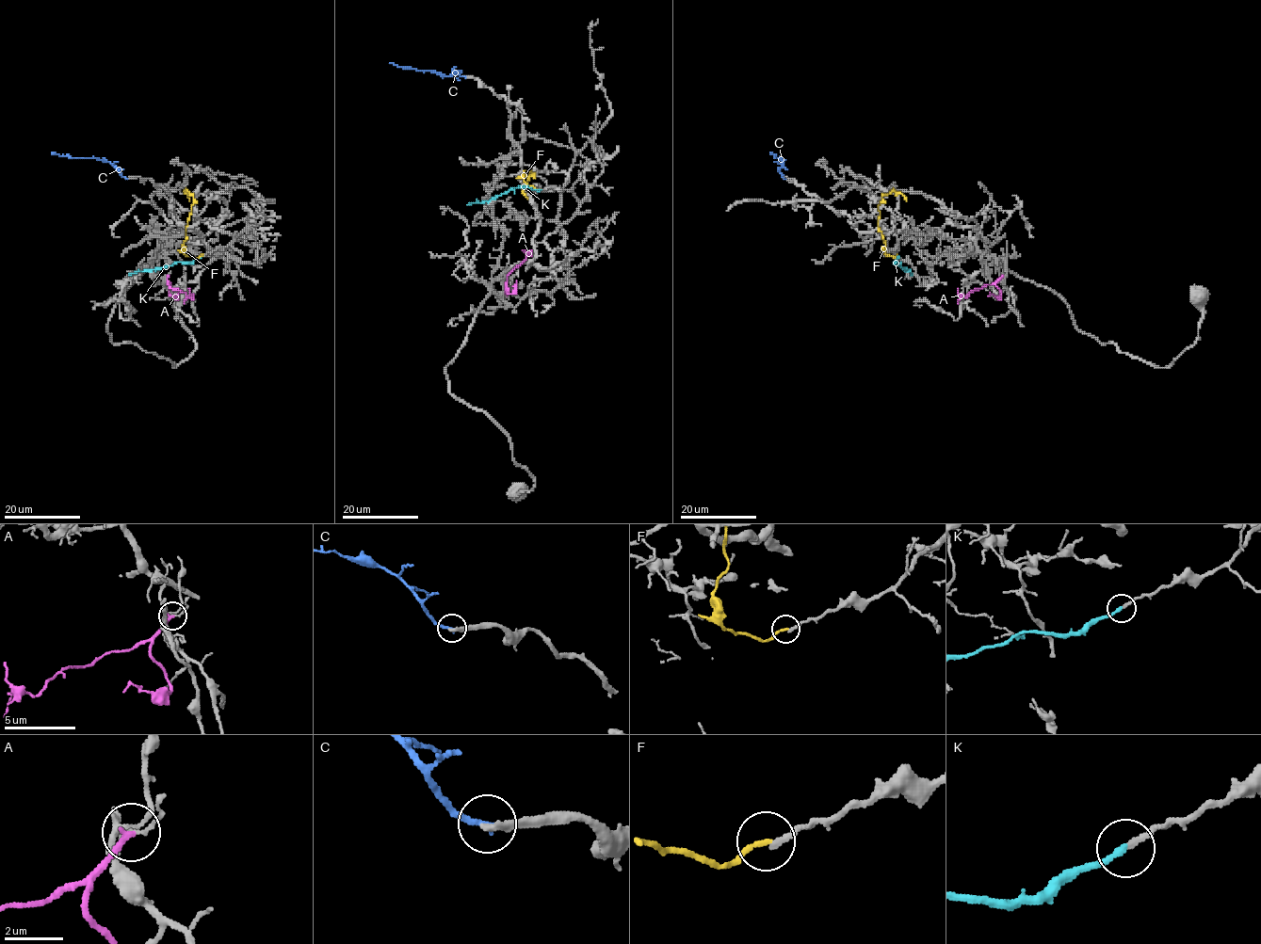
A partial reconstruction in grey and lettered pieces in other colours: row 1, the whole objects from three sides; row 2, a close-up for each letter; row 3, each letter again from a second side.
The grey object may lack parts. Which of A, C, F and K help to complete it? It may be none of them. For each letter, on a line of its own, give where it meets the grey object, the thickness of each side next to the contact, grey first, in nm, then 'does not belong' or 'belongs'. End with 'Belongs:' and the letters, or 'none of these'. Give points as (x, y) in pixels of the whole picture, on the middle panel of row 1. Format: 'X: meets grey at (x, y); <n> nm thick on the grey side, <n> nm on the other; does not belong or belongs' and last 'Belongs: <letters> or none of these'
A: meets grey at (506, 295); 120 nm thick on the grey side, 200 nm on the other; does not belong
C: meets grey at (465, 76); 280 nm thick on the grey side, 220 nm on the other; does not belong
F: meets grey at (540, 190); 180 nm thick on the grey side, 180 nm on the other; does not belong
K: meets grey at (541, 190); 180 nm thick on the grey side, 220 nm on the other; belongs
Belongs: K

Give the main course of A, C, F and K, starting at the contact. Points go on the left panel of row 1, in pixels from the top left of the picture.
A: (169, 276), (170, 287), (181, 290), (187, 296), (190, 295), (188, 288)
C: (126, 178), (108, 162), (95, 157), (51, 153)
F: (202, 254), (194, 257), (185, 253), (194, 202), (185, 190), (190, 200)
K: (202, 255), (190, 263), (128, 275)

